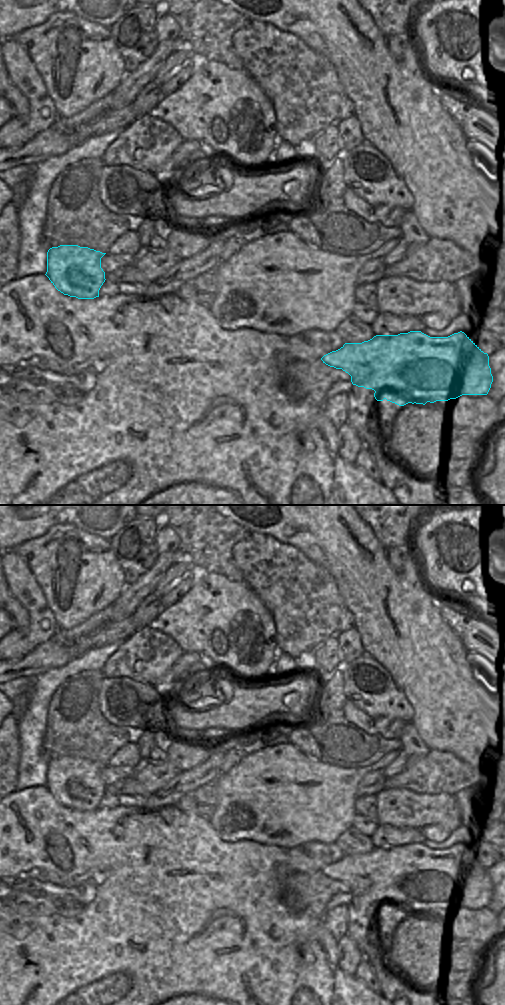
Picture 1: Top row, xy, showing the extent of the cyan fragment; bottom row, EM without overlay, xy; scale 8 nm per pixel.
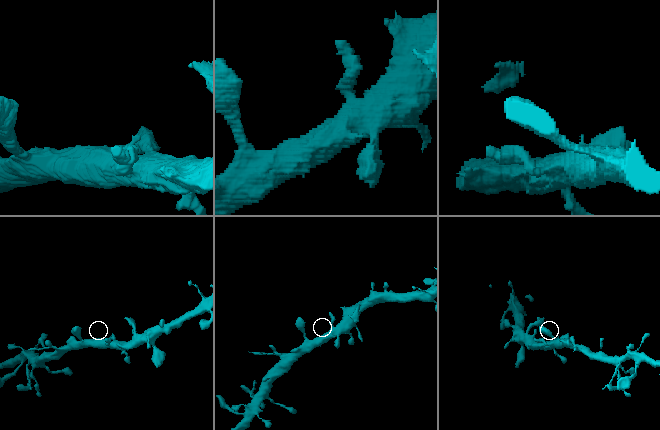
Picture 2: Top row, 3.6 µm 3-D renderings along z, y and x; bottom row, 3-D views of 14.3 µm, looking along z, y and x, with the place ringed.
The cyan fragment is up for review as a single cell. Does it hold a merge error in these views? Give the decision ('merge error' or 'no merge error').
no merge error

